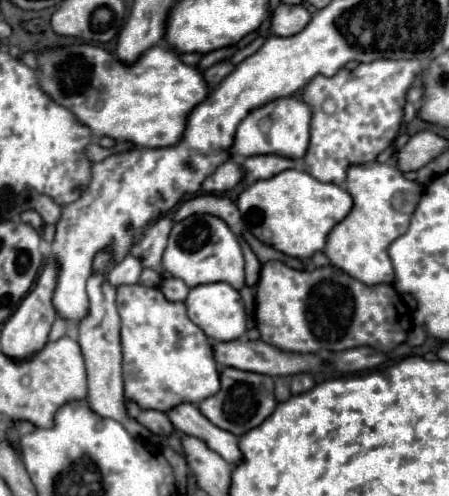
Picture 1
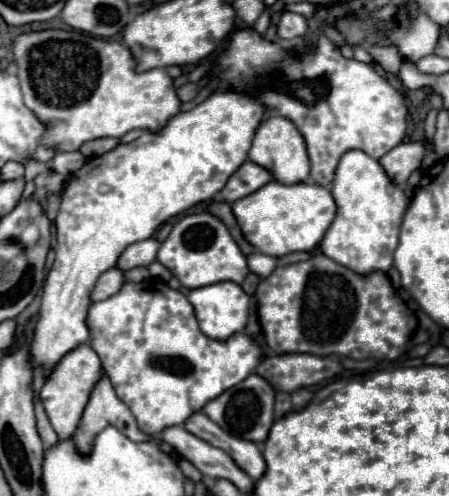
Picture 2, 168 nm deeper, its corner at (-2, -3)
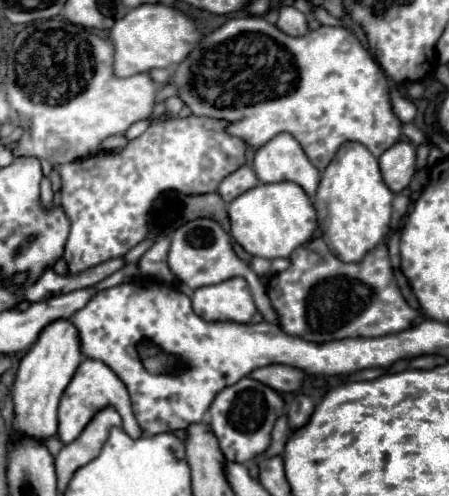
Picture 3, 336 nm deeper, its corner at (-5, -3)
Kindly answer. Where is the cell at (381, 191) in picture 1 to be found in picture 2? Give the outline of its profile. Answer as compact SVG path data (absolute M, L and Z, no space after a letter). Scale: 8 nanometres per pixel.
M347 151L341 155L339 165L335 169L335 177L331 183L331 195L335 199L337 205L337 213L333 223L329 225L325 237L319 243L319 249L333 261L353 269L359 275L371 273L371 271L389 271L389 267L393 265L393 251L399 243L399 227L403 221L403 215L409 207L409 197L405 195L403 187L395 185L387 173L383 171L383 167L379 165L377 159L371 159L367 153L363 151Z

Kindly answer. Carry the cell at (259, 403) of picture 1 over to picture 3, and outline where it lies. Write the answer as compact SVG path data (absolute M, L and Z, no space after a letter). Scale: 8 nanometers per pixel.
M252 377L240 379L236 385L222 389L212 401L206 423L218 437L220 449L226 459L236 463L250 463L254 455L262 455L270 447L270 433L278 415L284 413L284 401L278 391L254 381Z

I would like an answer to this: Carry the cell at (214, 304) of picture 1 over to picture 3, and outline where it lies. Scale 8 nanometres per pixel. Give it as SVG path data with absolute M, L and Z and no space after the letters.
M242 277L196 289L192 295L192 307L204 321L234 323L250 323L256 311L248 283Z

